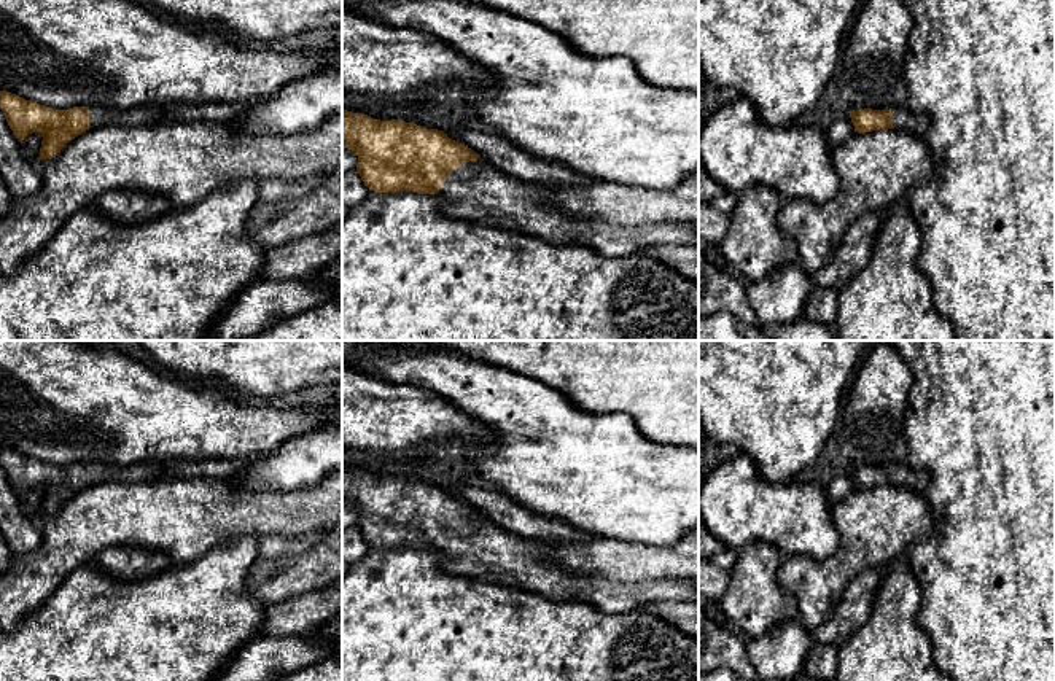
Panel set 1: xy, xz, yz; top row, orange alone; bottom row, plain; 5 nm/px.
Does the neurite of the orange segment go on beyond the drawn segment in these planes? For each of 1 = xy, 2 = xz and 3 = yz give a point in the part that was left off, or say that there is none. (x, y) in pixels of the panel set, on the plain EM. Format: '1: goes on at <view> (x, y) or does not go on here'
1: goes on at xy (97, 471)
2: goes on at xz (478, 548)
3: goes on at yz (903, 476)

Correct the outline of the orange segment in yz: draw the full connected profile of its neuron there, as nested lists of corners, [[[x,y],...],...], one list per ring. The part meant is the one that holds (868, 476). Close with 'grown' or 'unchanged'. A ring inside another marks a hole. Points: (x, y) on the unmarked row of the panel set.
[[[894,463],[890,466],[850,466],[855,488],[864,490],[880,485],[897,485],[918,493],[925,492],[926,474],[912,471],[907,463]]]; grown

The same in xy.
[[[0,447],[0,466],[21,500],[32,488],[41,490],[40,519],[56,514],[68,498],[89,485],[110,481],[150,482],[159,479],[164,463],[134,463],[126,466],[73,463],[54,466]]]; grown

